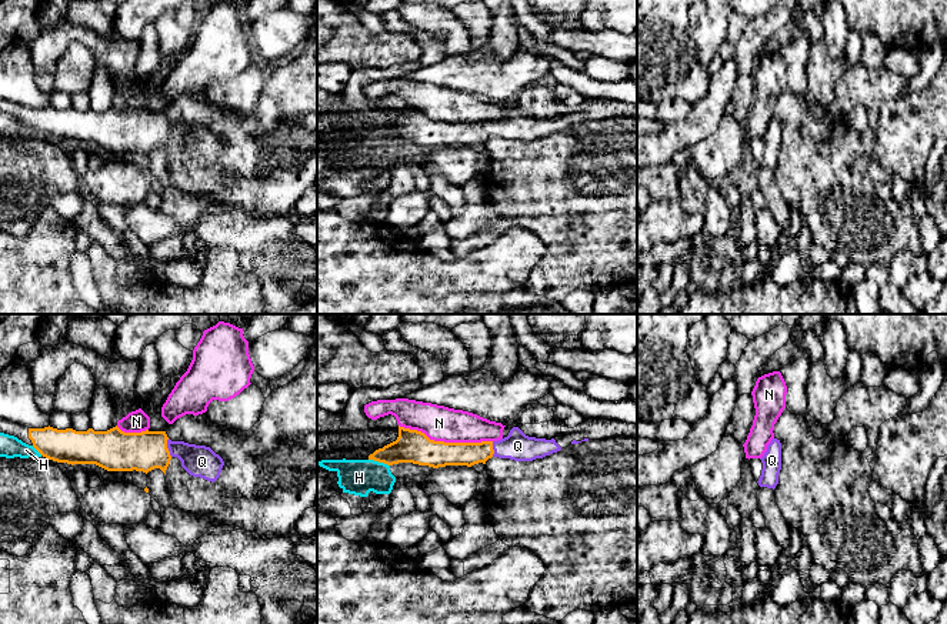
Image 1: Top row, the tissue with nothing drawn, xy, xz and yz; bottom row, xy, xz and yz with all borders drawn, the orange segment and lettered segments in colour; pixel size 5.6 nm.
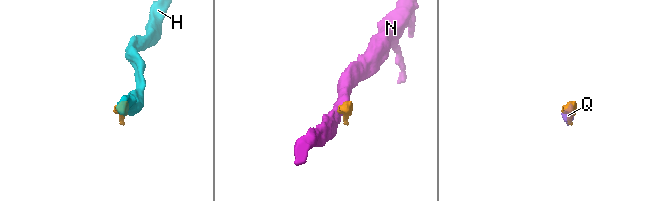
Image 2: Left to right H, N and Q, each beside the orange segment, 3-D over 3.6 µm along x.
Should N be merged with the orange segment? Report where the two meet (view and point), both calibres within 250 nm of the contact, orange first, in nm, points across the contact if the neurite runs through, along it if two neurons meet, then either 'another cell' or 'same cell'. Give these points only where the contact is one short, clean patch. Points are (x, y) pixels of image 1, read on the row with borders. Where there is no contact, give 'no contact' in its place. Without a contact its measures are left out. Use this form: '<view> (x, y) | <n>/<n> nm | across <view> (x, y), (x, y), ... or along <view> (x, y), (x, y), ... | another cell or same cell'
xz (446, 443) | 190/200 nm | another cell

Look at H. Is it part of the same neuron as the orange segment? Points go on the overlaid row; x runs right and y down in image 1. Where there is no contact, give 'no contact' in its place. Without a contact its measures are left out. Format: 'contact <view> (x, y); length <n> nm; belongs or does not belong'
contact xz (379, 461); length 130 nm; does not belong

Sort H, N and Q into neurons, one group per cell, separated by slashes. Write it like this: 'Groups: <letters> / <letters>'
Groups: H / N / Q

